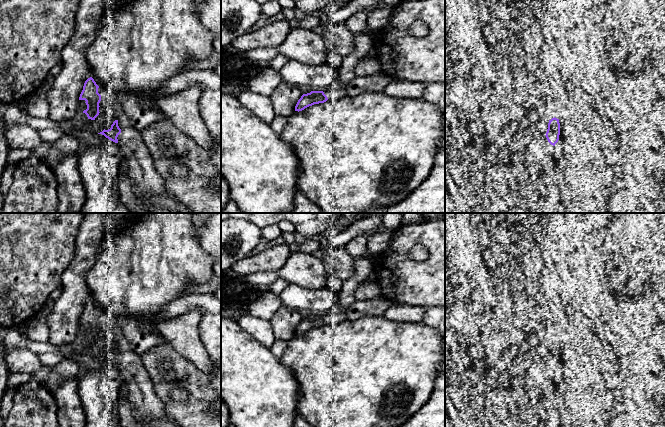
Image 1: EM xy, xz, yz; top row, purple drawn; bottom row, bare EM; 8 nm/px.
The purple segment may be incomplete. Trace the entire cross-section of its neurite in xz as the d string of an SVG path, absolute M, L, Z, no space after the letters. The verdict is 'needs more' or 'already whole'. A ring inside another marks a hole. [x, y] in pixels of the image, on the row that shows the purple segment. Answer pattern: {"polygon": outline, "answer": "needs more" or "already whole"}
{"polygon": "M333 87L323 91L311 91L301 96L295 106L295 111L299 112L314 104L324 103L327 100L337 100L345 96L347 96L346 90L340 87Z", "answer": "needs more"}

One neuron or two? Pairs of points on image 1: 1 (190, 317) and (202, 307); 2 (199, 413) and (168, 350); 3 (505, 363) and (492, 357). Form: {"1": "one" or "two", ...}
{"1": "two", "2": "one", "3": "two"}

